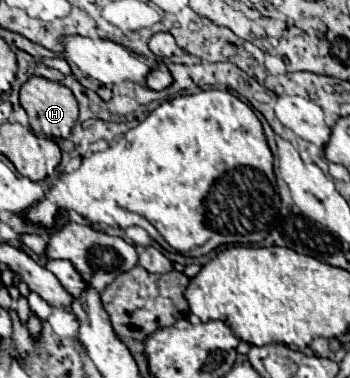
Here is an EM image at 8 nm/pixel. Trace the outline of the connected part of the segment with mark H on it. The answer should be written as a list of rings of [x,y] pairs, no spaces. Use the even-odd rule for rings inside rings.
[[[31,76],[31,80],[27,80],[21,86],[19,98],[21,98],[21,106],[29,114],[29,126],[33,128],[35,134],[49,138],[69,138],[71,128],[77,122],[77,100],[67,86],[59,82],[51,82],[47,78]]]

